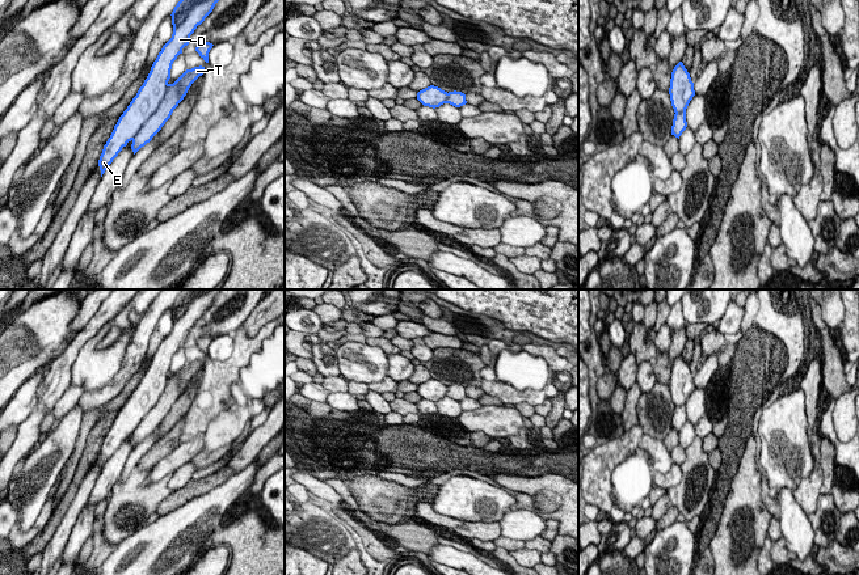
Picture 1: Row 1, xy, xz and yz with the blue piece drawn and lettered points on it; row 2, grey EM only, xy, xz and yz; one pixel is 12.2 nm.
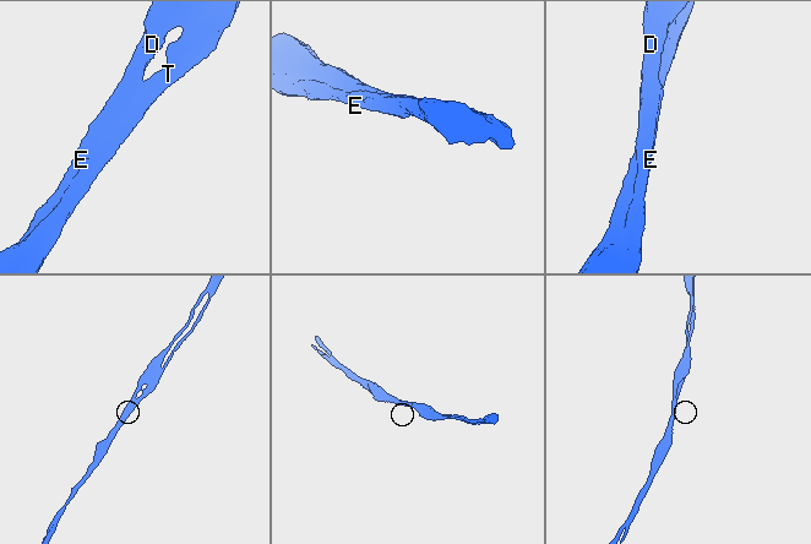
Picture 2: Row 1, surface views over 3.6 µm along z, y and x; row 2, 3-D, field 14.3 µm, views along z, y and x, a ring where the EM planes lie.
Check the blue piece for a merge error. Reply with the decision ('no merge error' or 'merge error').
merge error

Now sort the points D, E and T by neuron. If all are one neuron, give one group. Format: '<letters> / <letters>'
D E / T

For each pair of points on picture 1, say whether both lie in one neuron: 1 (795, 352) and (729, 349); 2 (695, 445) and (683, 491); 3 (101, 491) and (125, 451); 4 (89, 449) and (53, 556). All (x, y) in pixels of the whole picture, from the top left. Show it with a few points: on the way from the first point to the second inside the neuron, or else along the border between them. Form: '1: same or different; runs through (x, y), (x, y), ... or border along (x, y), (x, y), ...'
1: different; border along (737, 345), (727, 367)
2: same; runs through (695, 457), (695, 468), (690, 480)
3: same; runs through (105, 481), (117, 461)
4: different; border along (87, 473), (58, 528)

